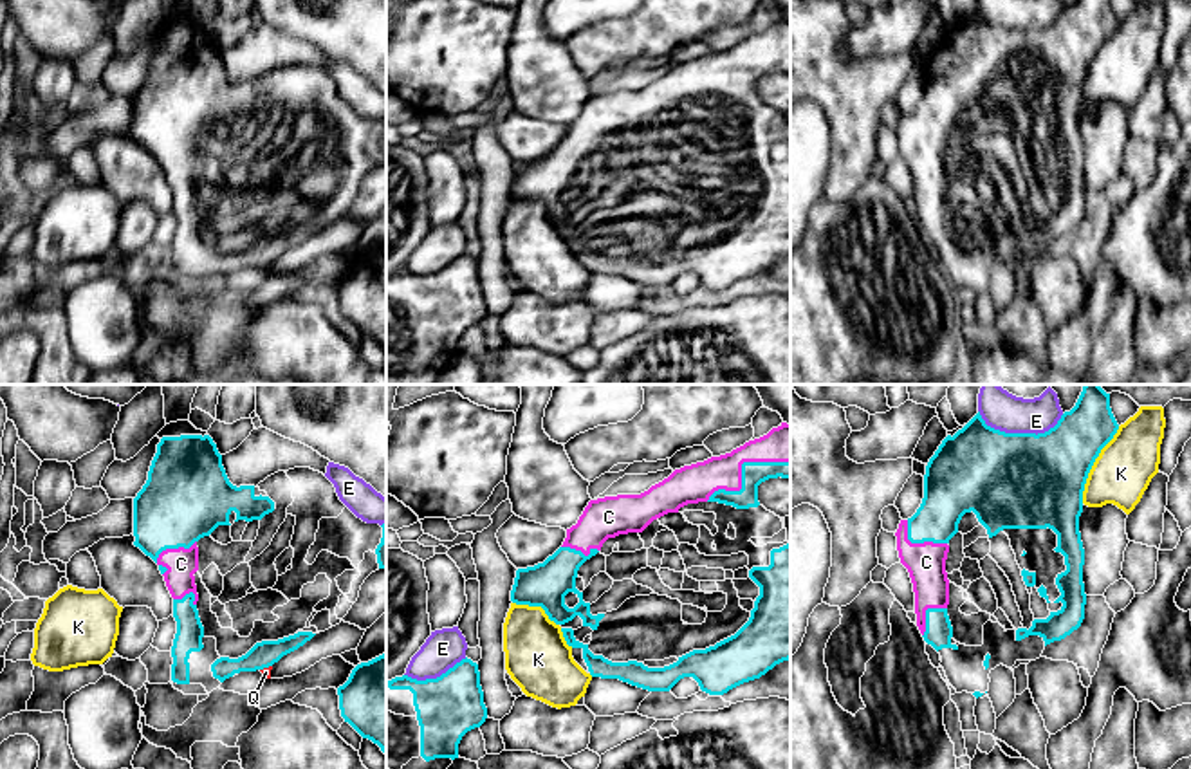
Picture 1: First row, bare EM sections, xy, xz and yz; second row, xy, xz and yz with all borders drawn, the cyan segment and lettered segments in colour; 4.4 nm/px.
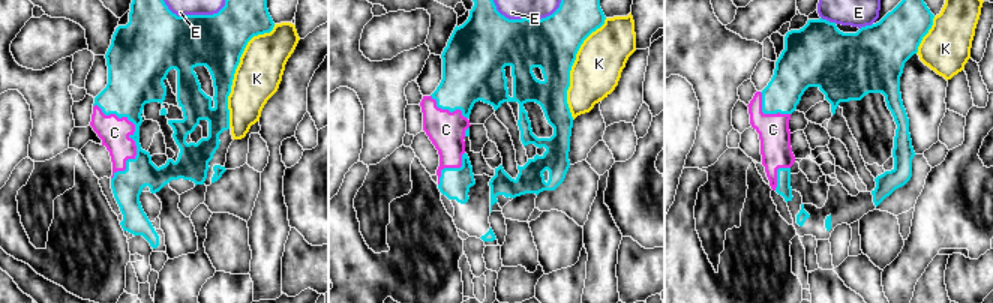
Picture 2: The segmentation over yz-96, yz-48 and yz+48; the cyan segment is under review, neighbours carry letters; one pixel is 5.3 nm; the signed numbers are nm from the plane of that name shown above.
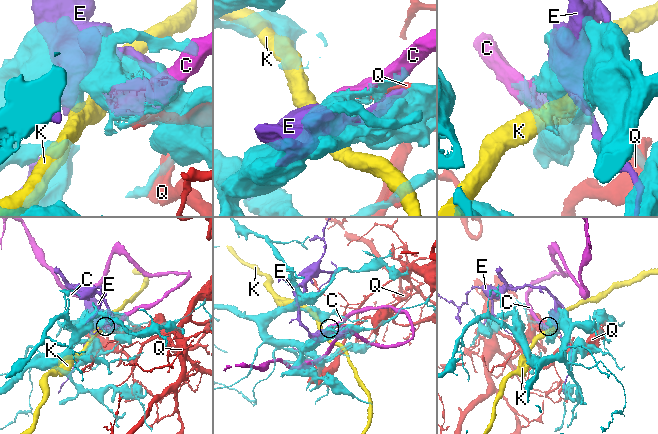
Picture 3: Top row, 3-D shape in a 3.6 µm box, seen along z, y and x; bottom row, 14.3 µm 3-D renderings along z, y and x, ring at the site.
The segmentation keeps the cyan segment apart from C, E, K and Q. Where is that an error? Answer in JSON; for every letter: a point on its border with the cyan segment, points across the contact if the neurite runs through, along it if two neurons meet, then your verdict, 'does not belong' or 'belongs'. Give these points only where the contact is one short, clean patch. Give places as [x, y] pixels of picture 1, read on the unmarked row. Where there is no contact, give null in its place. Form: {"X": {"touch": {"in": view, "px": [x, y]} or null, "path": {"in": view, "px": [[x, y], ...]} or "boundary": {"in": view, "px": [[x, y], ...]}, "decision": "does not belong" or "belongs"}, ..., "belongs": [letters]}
{"C": {"touch": {"in": "xz", "px": [742, 65]}, "decision": "belongs"}, "E": {"touch": {"in": "yz", "px": [1020, 29]}, "decision": "does not belong"}, "K": {"touch": {"in": "yz", "px": [1092, 60]}, "decision": "does not belong"}, "Q": {"touch": {"in": "xy", "px": [266, 262]}, "decision": "does not belong"}, "belongs": ["C"]}

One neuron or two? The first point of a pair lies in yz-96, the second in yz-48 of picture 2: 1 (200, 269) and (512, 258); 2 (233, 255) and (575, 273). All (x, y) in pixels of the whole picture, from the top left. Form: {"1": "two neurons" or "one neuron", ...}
{"1": "two neurons", "2": "two neurons"}

